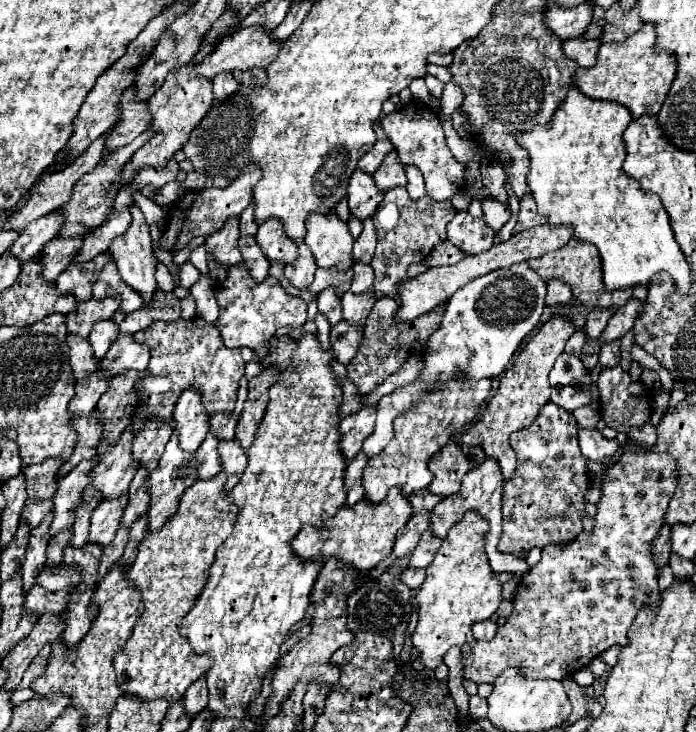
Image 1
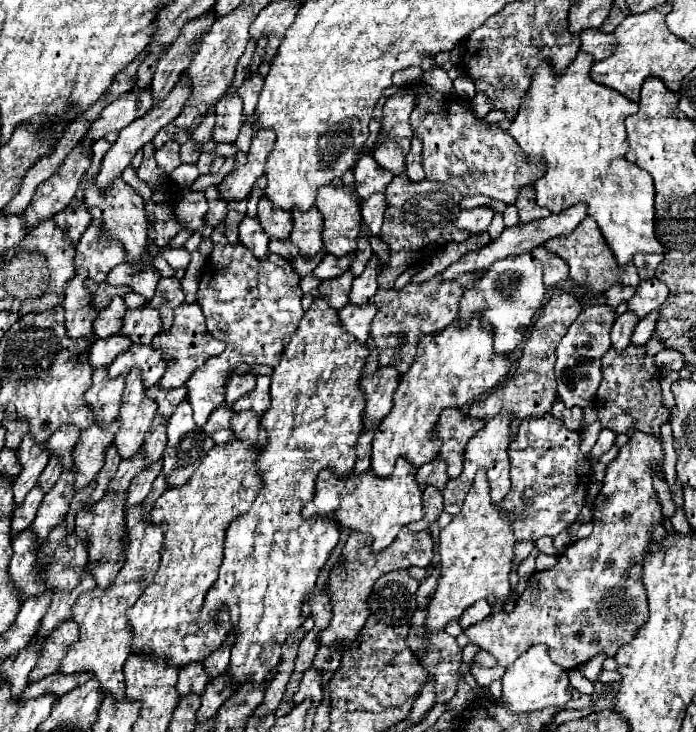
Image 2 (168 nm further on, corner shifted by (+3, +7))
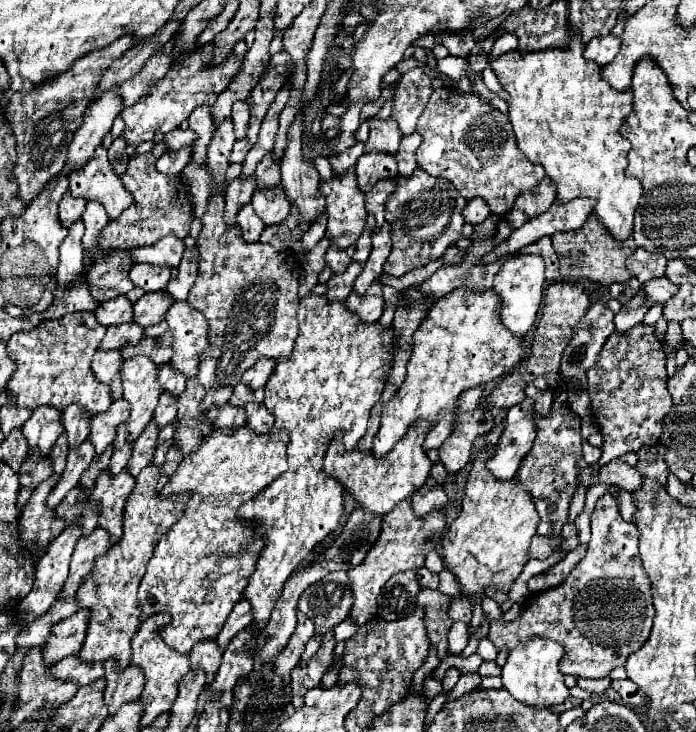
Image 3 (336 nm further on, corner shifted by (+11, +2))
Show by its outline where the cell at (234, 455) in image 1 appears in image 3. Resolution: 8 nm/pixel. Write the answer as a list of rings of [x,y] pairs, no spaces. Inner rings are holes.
[[[247,404],[247,428],[257,432],[257,434],[265,434],[273,428],[273,416],[269,416],[269,412],[265,412],[263,404]]]

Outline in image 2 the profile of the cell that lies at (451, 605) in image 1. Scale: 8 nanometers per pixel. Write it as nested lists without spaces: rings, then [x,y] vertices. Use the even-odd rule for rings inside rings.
[[[485,469],[477,471],[473,487],[471,487],[471,491],[469,491],[469,495],[463,503],[461,513],[455,515],[453,521],[445,529],[441,529],[441,535],[439,535],[441,579],[439,579],[437,589],[435,589],[435,595],[431,597],[429,607],[427,607],[425,627],[429,631],[445,629],[445,625],[451,619],[459,619],[461,613],[479,599],[487,599],[491,595],[495,595],[501,601],[507,599],[509,589],[511,589],[509,587],[509,573],[511,573],[511,565],[513,565],[513,559],[515,559],[515,543],[517,543],[515,535],[513,535],[511,521],[513,521],[511,515],[503,515],[501,507],[491,503],[491,499],[489,499],[489,481],[487,481],[487,475],[485,475]]]

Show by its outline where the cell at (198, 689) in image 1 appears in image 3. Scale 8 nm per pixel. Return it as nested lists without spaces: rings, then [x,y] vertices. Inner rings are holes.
[[[239,600],[239,602],[233,606],[233,610],[231,610],[231,614],[229,614],[223,630],[219,632],[219,636],[217,636],[217,640],[215,640],[217,646],[219,646],[219,648],[227,646],[227,644],[231,642],[231,638],[233,638],[235,634],[239,634],[241,630],[245,630],[247,626],[249,626],[249,604],[245,604],[245,600]]]

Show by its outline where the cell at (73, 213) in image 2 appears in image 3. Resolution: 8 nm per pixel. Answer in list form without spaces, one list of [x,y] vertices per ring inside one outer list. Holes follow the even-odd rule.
[[[65,192],[65,196],[59,202],[59,220],[63,228],[71,228],[71,224],[75,224],[83,212],[85,212],[85,200],[77,200],[73,196],[69,196],[69,192]]]

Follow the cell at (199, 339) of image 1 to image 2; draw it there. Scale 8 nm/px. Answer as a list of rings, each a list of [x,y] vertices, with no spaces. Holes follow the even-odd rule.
[[[181,303],[177,309],[175,309],[175,321],[173,321],[173,327],[169,333],[161,331],[159,335],[153,337],[153,349],[159,349],[163,351],[163,357],[167,359],[167,371],[163,375],[163,379],[159,381],[161,387],[165,389],[173,389],[173,387],[181,387],[187,383],[189,375],[201,367],[209,357],[213,355],[219,355],[223,349],[225,349],[225,343],[215,339],[213,335],[207,333],[205,329],[205,317],[201,313],[201,307],[199,303]]]

